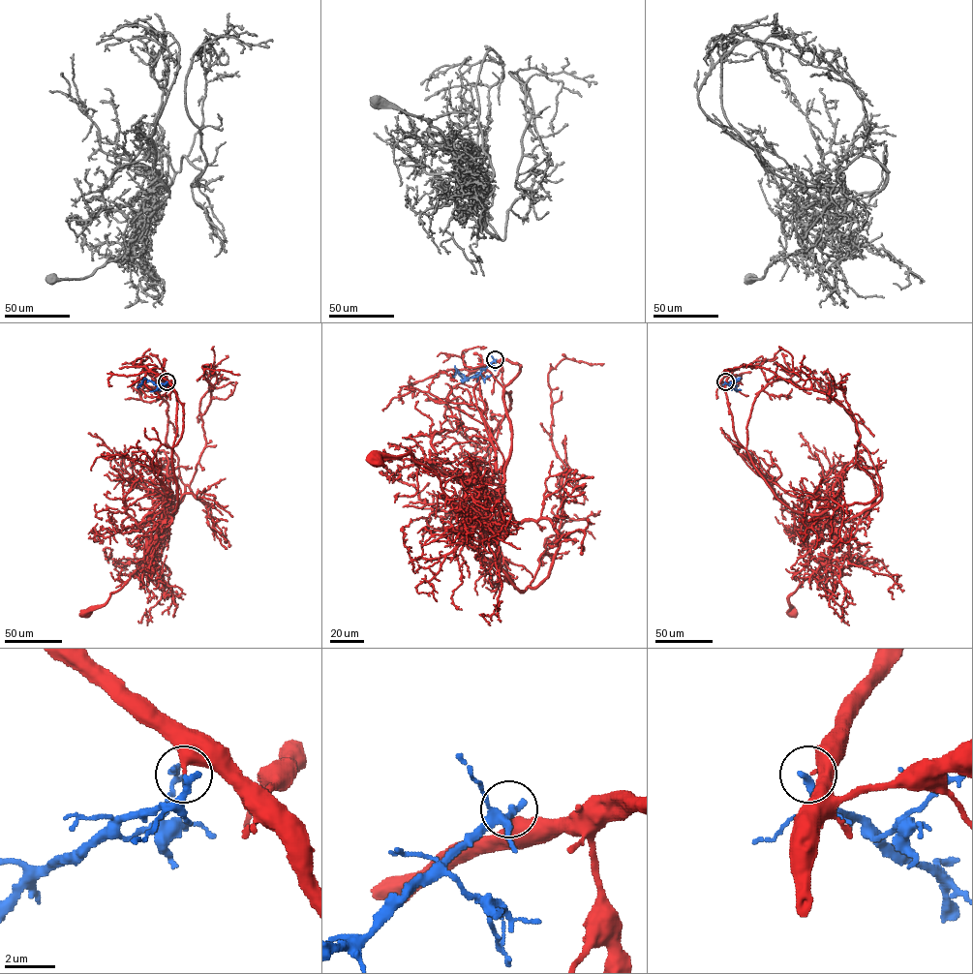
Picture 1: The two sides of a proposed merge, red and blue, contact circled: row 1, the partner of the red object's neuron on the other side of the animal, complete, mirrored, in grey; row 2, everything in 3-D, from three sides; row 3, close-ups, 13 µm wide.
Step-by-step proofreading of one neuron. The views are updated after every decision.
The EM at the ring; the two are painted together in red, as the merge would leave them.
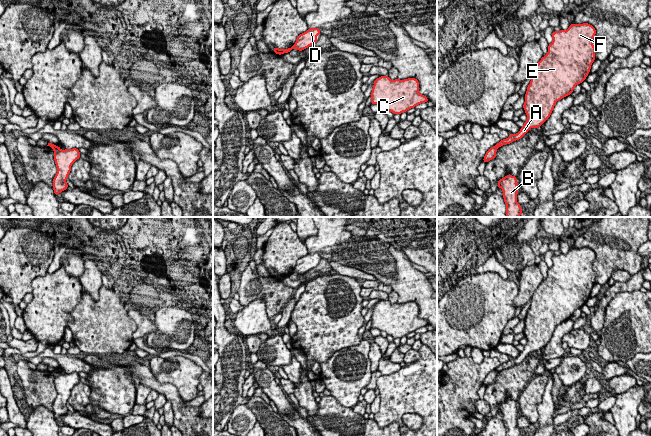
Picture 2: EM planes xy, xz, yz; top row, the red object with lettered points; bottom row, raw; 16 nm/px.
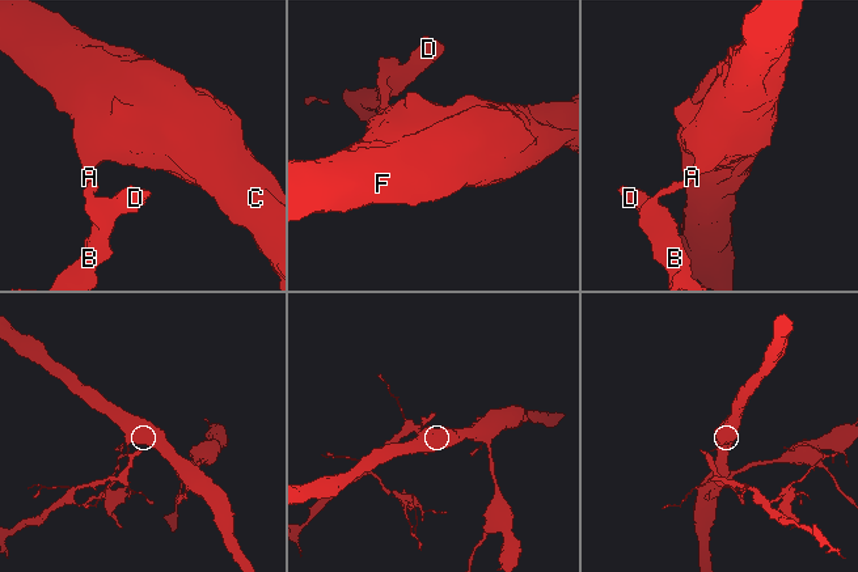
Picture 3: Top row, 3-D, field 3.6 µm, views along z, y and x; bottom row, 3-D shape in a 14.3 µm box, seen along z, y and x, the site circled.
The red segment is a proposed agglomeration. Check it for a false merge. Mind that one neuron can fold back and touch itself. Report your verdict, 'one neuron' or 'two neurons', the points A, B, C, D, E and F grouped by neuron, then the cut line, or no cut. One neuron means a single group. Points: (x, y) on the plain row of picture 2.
two neurons; A C E F / B D; cut in xy along (55, 370), (52, 371)

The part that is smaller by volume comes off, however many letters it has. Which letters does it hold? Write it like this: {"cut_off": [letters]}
{"cut_off": ["B", "D"]}

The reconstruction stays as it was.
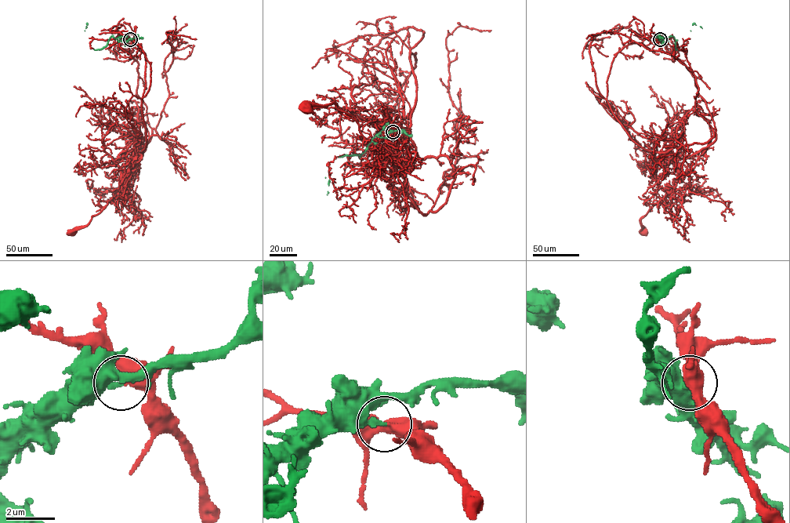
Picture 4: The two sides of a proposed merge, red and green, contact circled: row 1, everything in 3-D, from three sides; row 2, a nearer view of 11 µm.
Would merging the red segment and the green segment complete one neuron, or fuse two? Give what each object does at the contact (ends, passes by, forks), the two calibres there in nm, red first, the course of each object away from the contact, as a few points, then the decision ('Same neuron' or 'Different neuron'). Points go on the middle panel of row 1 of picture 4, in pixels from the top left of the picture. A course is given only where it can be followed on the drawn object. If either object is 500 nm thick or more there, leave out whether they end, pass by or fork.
At the ring red passes by. At the ring green ends. Thickness 440 nm (red) against 200 nm. Course of red: (393, 132), (403, 190), (425, 214), (399, 162), (353, 117), (335, 103), (306, 108). Course of green: (393, 132), (384, 137), (376, 136), (360, 155), (338, 157), (329, 185). Different neuron

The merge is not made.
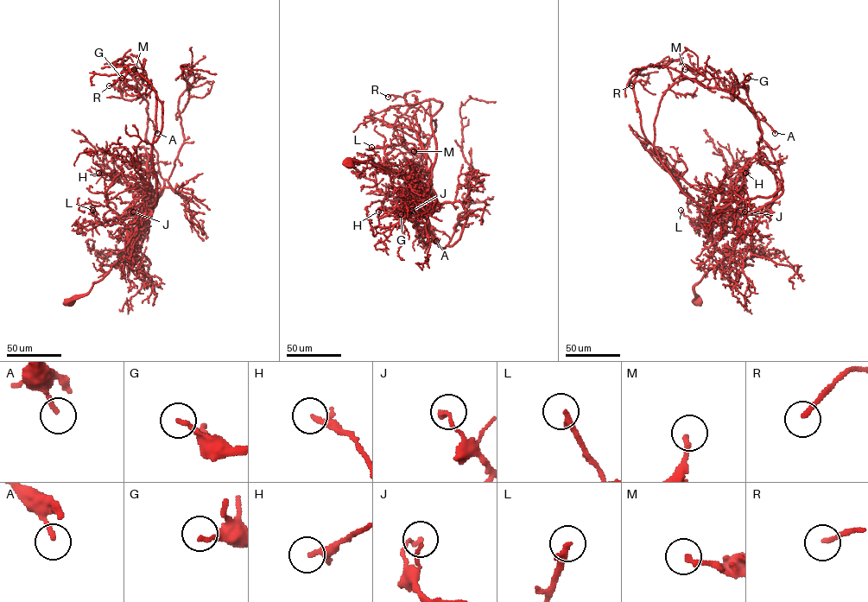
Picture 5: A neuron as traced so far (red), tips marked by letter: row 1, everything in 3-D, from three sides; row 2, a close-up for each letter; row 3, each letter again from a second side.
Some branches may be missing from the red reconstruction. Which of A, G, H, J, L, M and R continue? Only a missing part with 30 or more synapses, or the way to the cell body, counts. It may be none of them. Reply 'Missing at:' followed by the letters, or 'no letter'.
Missing at: L

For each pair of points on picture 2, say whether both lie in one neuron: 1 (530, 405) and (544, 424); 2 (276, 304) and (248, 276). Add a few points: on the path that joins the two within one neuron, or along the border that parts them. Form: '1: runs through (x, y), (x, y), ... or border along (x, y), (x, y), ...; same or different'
1: border along (543, 393), (543, 399), (537, 407), (537, 421); different
2: runs through (269, 297), (255, 283); same

